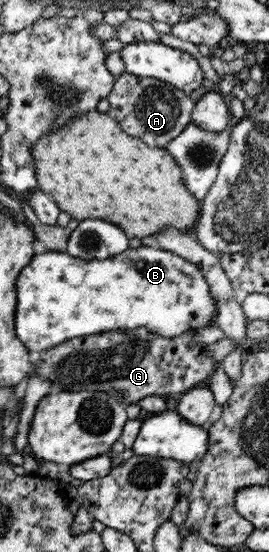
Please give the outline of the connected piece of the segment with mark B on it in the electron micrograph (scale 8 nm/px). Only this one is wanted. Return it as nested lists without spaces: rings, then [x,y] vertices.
[[[141,245],[104,260],[84,261],[68,252],[48,251],[35,254],[16,277],[16,323],[18,340],[28,351],[44,351],[75,337],[92,336],[106,331],[143,327],[154,335],[176,339],[180,333],[196,332],[216,325],[218,308],[200,268],[175,253]]]

